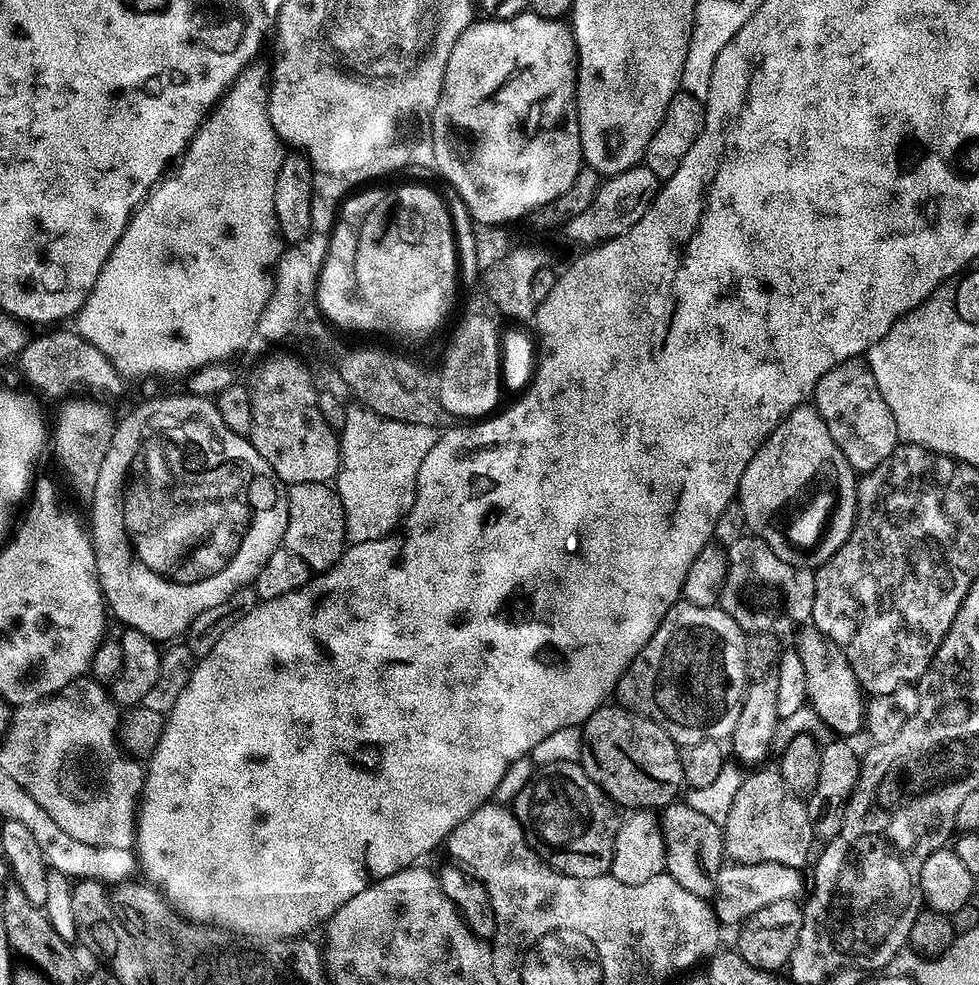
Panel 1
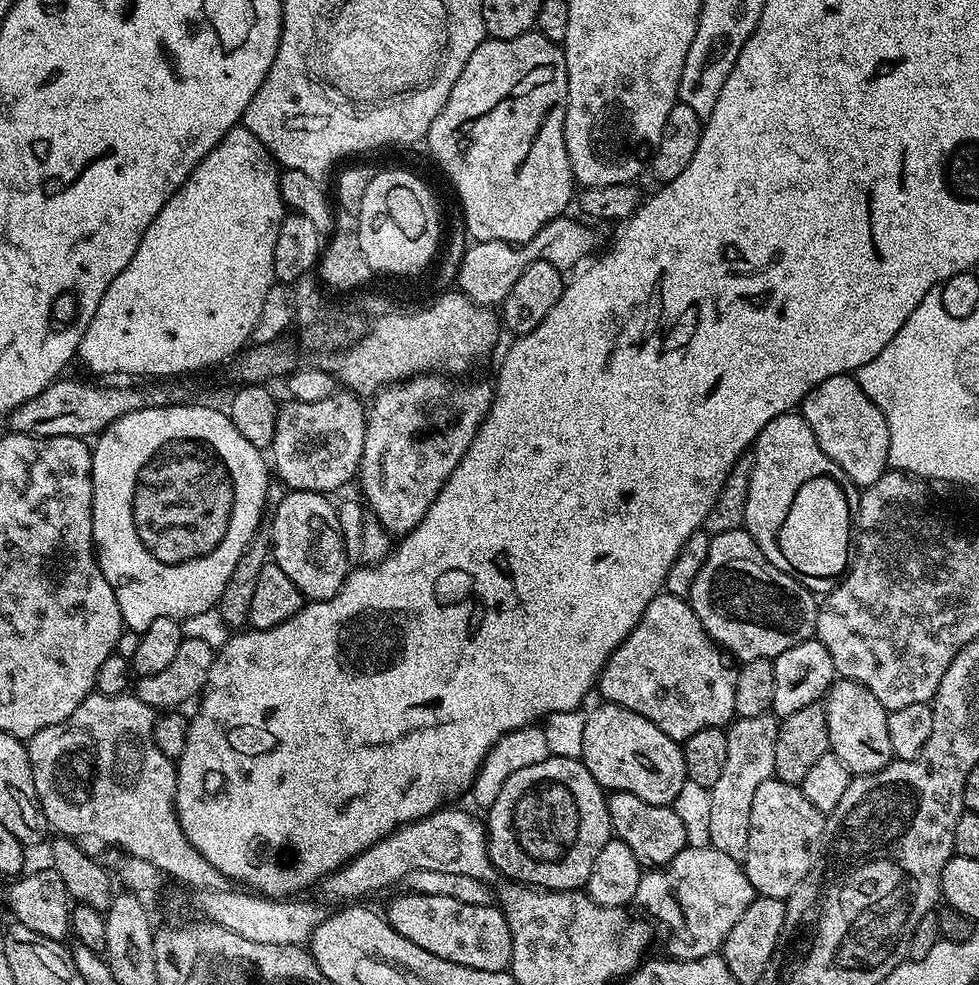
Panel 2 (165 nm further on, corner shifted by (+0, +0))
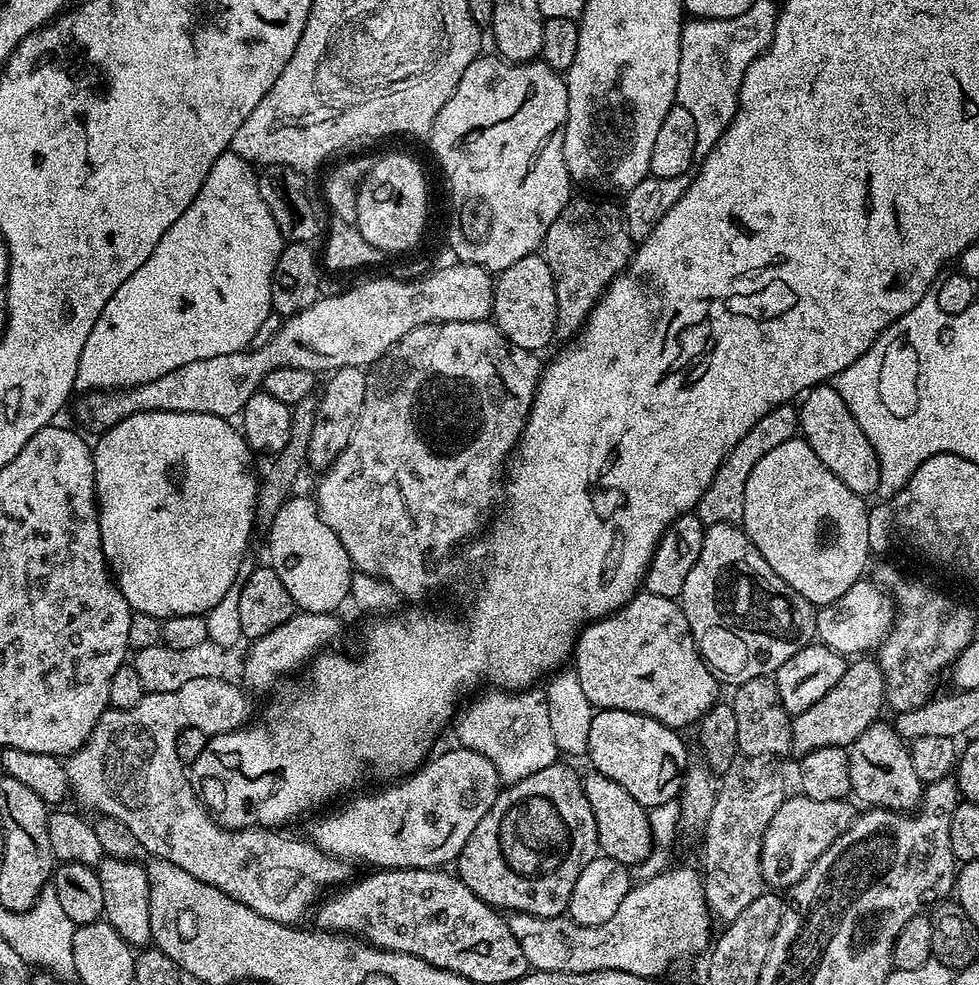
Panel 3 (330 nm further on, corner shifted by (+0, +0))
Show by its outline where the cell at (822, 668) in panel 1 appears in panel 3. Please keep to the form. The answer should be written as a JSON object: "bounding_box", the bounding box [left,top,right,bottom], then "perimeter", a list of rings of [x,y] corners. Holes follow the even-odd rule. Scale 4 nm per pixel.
{"bounding_box":[846,723,922,810],"perimeter":[[[891,723],[869,724],[846,751],[850,762],[851,795],[865,800],[865,805],[893,810],[912,810],[920,803],[922,781],[914,774],[914,762],[909,745],[896,733]]]}

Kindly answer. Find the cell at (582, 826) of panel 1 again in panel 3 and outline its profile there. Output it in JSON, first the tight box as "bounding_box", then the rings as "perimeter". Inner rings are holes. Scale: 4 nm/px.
{"bounding_box":[454,762,600,916],"perimeter":[[[557,762],[546,766],[545,769],[538,770],[537,773],[530,774],[529,777],[522,778],[516,784],[507,785],[501,791],[500,795],[496,797],[494,806],[490,806],[490,810],[482,818],[482,822],[478,822],[478,826],[474,826],[474,834],[470,834],[466,846],[462,846],[460,855],[454,861],[454,868],[463,884],[468,886],[478,898],[482,898],[497,910],[508,908],[509,913],[525,912],[531,916],[562,916],[567,913],[568,904],[572,901],[574,882],[578,882],[578,874],[582,874],[582,870],[586,866],[590,866],[590,862],[599,852],[600,843],[598,842],[598,830],[594,822],[594,810],[590,810],[590,802],[584,793],[581,773],[578,774],[574,769],[567,768],[563,762]]]}

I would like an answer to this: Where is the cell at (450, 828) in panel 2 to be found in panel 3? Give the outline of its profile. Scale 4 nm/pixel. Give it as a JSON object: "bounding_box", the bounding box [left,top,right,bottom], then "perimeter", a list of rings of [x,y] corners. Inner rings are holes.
{"bounding_box":[67,678,353,926],"perimeter":[[[194,678],[186,682],[186,686],[178,686],[178,690],[147,693],[142,702],[138,702],[138,706],[130,706],[130,710],[109,707],[94,726],[87,744],[67,757],[70,792],[76,795],[78,803],[93,808],[96,814],[112,816],[126,825],[149,857],[182,866],[186,874],[194,874],[194,878],[222,890],[222,894],[242,902],[242,906],[250,906],[250,910],[262,914],[262,918],[296,926],[308,911],[308,915],[313,911],[324,887],[332,890],[347,885],[353,879],[353,865],[338,856],[329,856],[312,842],[303,844],[300,840],[272,836],[276,834],[256,828],[225,830],[208,815],[197,789],[186,775],[186,765],[178,758],[176,739],[187,728],[215,734],[245,727],[248,700],[226,681],[224,678]]]}

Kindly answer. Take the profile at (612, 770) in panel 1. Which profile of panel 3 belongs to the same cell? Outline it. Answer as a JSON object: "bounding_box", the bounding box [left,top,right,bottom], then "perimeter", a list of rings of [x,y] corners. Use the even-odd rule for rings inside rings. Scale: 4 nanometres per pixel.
{"bounding_box":[586,708,689,810],"perimeter":[[[601,708],[593,715],[586,734],[586,756],[592,759],[591,767],[595,771],[618,782],[626,794],[643,804],[645,809],[651,810],[681,795],[682,781],[689,764],[688,748],[680,736],[683,735],[677,729],[668,728],[649,716]]]}

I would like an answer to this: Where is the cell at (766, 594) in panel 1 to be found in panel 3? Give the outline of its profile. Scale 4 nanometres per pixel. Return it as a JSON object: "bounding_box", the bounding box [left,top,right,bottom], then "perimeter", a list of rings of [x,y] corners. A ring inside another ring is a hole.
{"bounding_box":[678,524,817,682],"perimeter":[[[710,524],[705,527],[702,554],[698,562],[694,562],[694,570],[690,570],[690,575],[686,577],[686,586],[682,586],[678,603],[686,614],[696,649],[705,664],[721,677],[729,676],[732,682],[772,676],[786,662],[790,662],[798,650],[813,643],[816,636],[817,613],[814,605],[778,578],[747,532],[735,524]]]}

